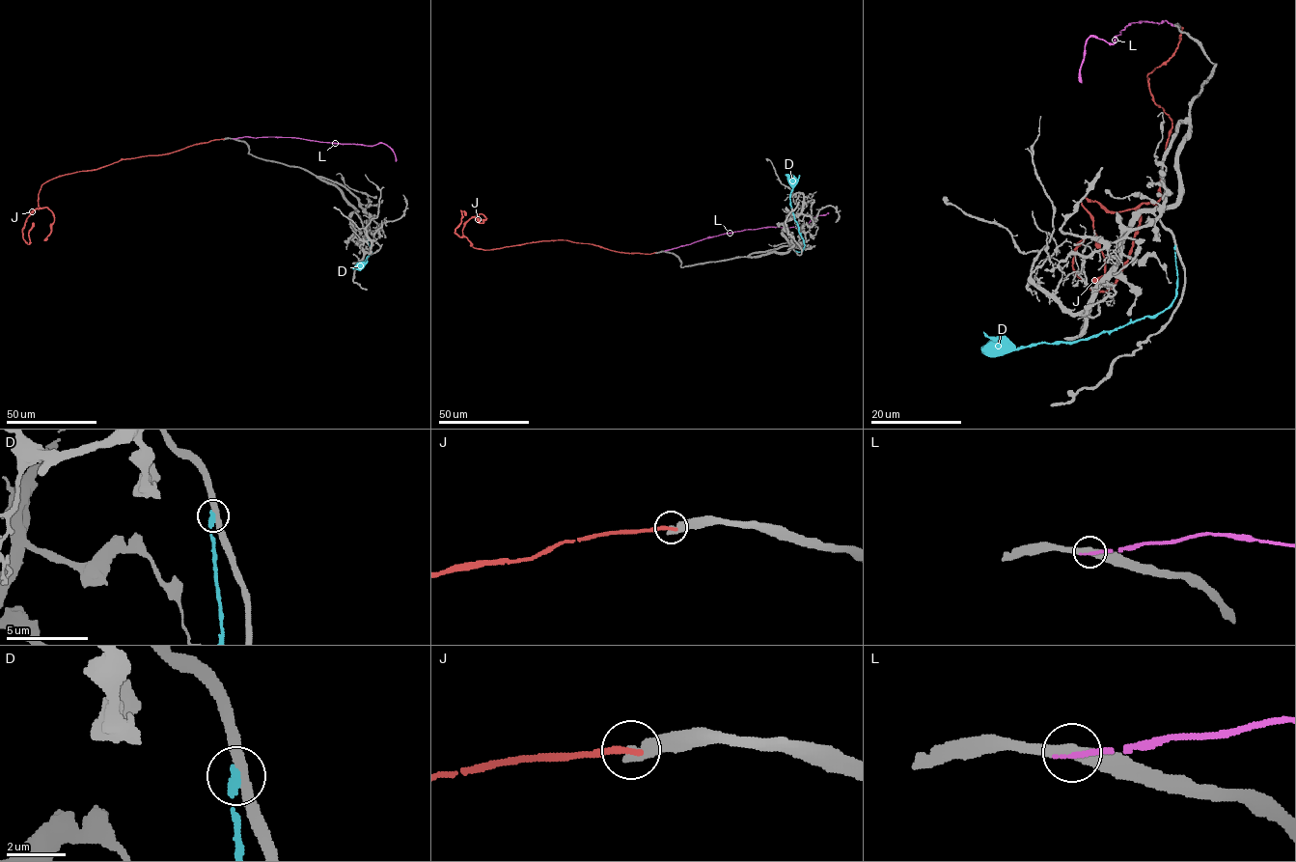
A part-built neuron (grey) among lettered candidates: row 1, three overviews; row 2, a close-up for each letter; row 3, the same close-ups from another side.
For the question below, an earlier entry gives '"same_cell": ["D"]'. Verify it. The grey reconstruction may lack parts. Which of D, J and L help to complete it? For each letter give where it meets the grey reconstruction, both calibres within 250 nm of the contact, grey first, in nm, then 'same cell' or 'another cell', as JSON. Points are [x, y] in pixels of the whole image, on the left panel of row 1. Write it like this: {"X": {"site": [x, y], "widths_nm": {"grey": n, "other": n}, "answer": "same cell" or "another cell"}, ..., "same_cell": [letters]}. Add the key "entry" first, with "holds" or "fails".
{"entry": "fails", "D": {"site": [363, 226], "widths_nm": {"grey": 380, "other": 220}, "answer": "another cell"}, "J": {"site": [223, 139], "widths_nm": {"grey": 440, "other": 220}, "answer": "another cell"}, "L": {"site": [233, 138], "widths_nm": {"grey": 360, "other": 180}, "answer": "another cell"}, "same_cell": []}

